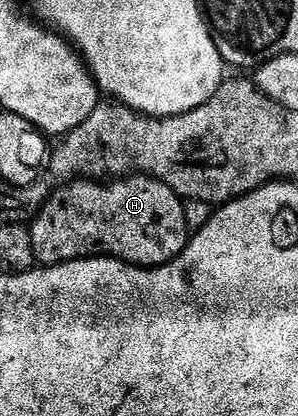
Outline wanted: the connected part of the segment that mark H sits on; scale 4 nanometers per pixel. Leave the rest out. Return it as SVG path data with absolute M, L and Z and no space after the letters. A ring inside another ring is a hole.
M135 175L114 179L109 183L98 179L79 179L55 188L30 225L30 234L36 262L42 267L95 257L109 257L139 267L157 267L176 260L186 250L192 230L184 215L184 202L176 195L176 191L172 191L172 187L160 183L155 177Z

